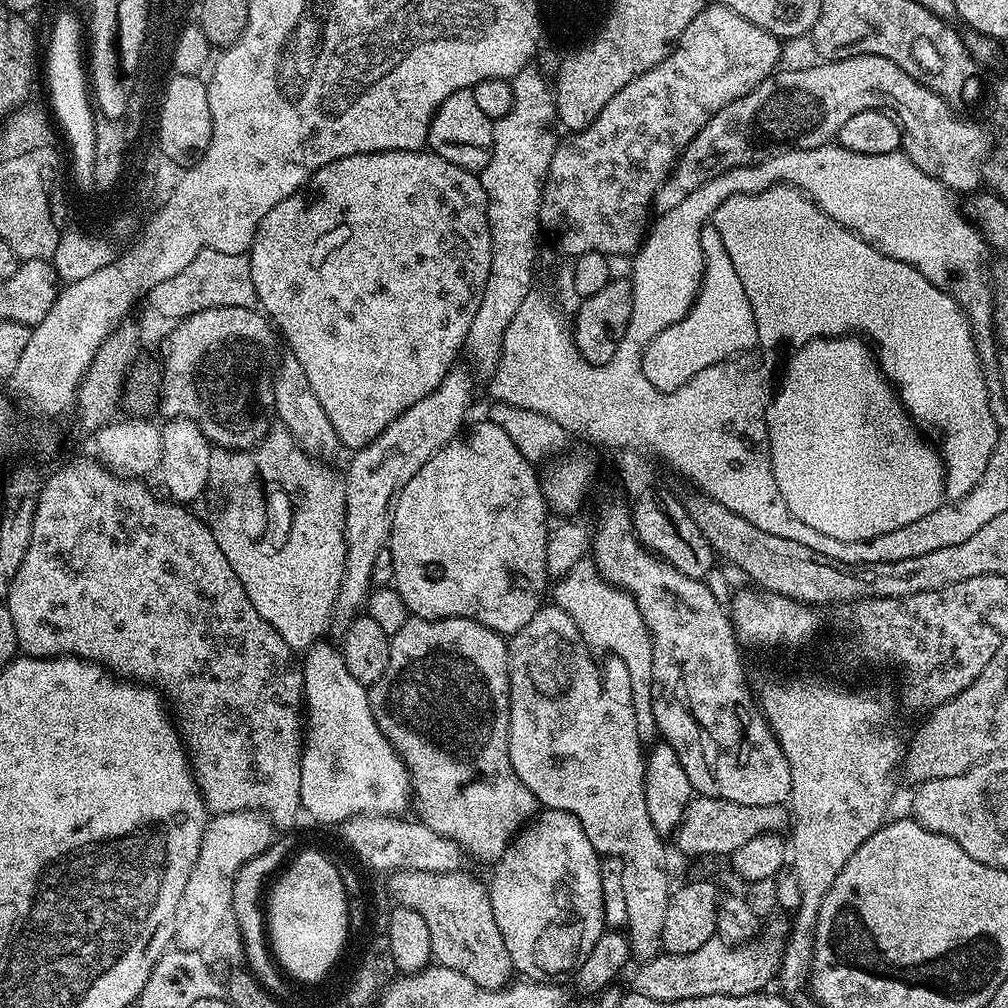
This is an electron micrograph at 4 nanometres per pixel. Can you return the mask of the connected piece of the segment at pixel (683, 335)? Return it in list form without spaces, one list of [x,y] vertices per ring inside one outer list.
[[[707,223],[700,235],[702,242],[702,258],[704,259],[704,277],[700,279],[700,286],[696,294],[696,301],[690,310],[674,326],[662,330],[646,346],[642,358],[642,374],[646,374],[646,382],[660,392],[673,392],[682,387],[694,374],[706,370],[706,366],[714,366],[723,360],[751,352],[757,347],[758,326],[754,326],[754,310],[750,310],[750,298],[746,298],[746,290],[742,290],[742,281],[734,271],[734,262],[730,262],[730,254],[726,254],[726,246],[722,246],[722,237],[712,223]]]

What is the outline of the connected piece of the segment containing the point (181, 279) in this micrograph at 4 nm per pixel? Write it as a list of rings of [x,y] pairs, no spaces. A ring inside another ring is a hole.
[[[203,251],[190,262],[190,266],[181,276],[175,276],[158,285],[151,293],[152,308],[164,320],[179,322],[194,314],[198,308],[188,300],[196,300],[200,308],[221,308],[238,306],[252,308],[257,303],[254,282],[250,278],[250,266],[244,256],[231,256],[221,252]]]

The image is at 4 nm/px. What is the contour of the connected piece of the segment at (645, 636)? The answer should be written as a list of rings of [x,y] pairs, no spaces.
[[[591,559],[578,562],[569,573],[559,577],[551,589],[550,596],[555,607],[566,610],[578,626],[584,643],[597,653],[611,654],[626,664],[632,683],[632,697],[636,707],[636,725],[641,741],[652,742],[657,739],[656,719],[652,713],[652,675],[654,674],[654,654],[652,639],[646,622],[636,605],[636,599],[622,588],[616,588],[608,580],[600,577]]]

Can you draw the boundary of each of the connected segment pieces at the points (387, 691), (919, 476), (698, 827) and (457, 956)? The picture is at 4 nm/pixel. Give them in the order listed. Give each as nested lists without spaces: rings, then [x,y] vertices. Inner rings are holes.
[[[412,616],[388,641],[390,646],[390,662],[386,662],[386,674],[378,678],[368,688],[368,701],[370,710],[374,714],[374,722],[388,741],[392,743],[393,750],[399,754],[408,766],[412,778],[415,803],[420,803],[419,823],[426,825],[440,836],[453,840],[460,845],[465,853],[477,856],[480,860],[496,862],[511,844],[514,837],[534,816],[537,815],[538,805],[534,794],[514,774],[514,766],[510,762],[508,749],[508,691],[510,678],[508,677],[508,644],[505,637],[499,632],[490,630],[470,618],[442,618],[441,620],[424,620],[420,616]]]
[[[852,336],[821,338],[811,340],[810,343],[797,347],[793,352],[796,353],[793,354],[792,361],[784,372],[784,381],[781,382],[777,392],[775,389],[768,406],[768,413],[764,417],[768,423],[768,449],[774,470],[774,482],[778,482],[778,490],[782,493],[786,506],[790,506],[790,514],[794,514],[794,518],[806,522],[806,526],[818,530],[818,534],[826,534],[826,538],[838,538],[838,542],[862,542],[878,534],[890,534],[890,530],[898,530],[898,526],[910,526],[910,522],[918,522],[918,518],[930,514],[945,503],[946,473],[941,453],[933,445],[932,449],[930,445],[923,444],[916,437],[917,429],[910,421],[896,390],[886,381],[873,351],[863,339]]]
[[[697,795],[688,803],[682,822],[677,826],[674,839],[676,848],[684,856],[724,856],[731,857],[738,846],[750,842],[763,832],[780,832],[790,824],[790,812],[784,804],[770,806],[742,806],[713,796]]]
[[[396,870],[391,873],[388,888],[392,891],[395,903],[402,908],[409,908],[422,918],[426,918],[426,926],[430,930],[430,946],[435,963],[442,968],[458,970],[458,974],[466,974],[470,982],[478,982],[483,988],[503,988],[513,979],[512,959],[506,950],[506,942],[502,938],[502,930],[498,930],[498,922],[494,918],[489,889],[479,884],[464,870],[454,872],[409,872]]]

